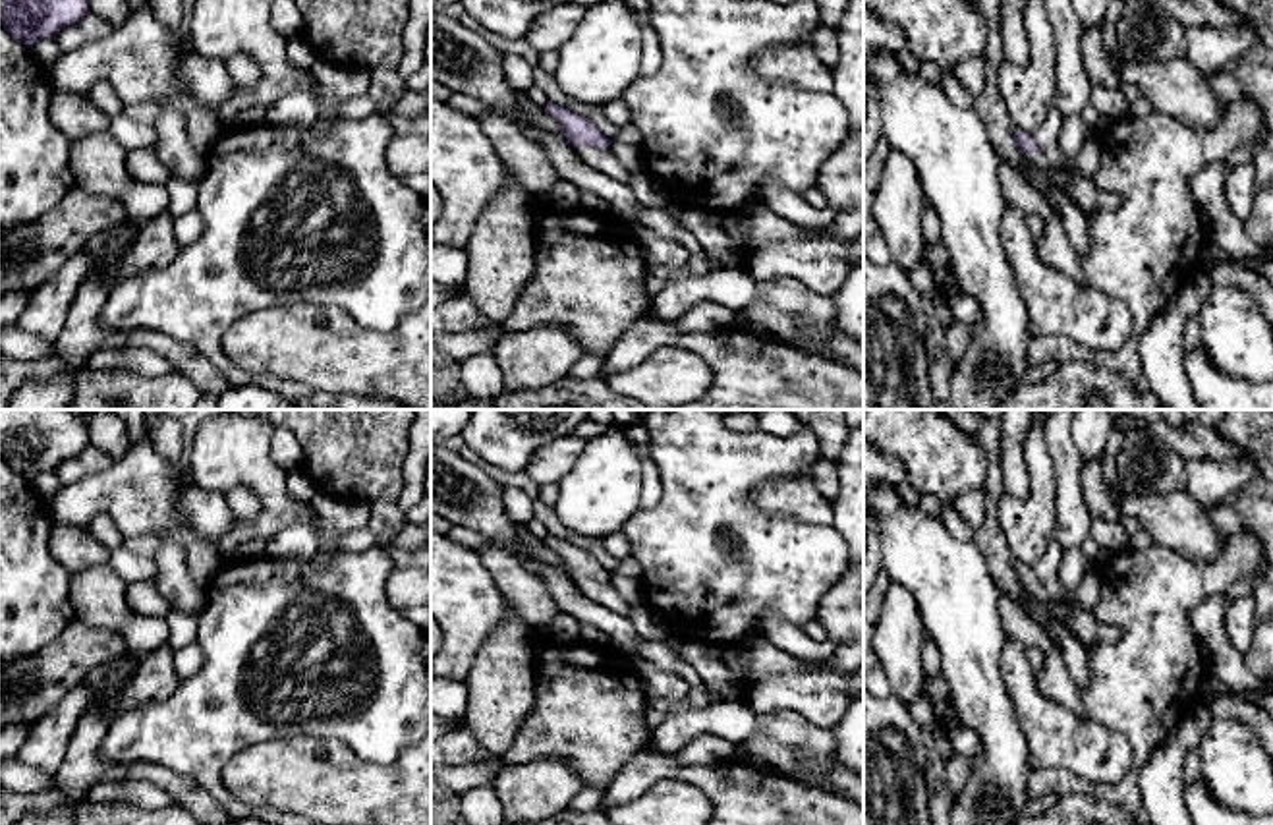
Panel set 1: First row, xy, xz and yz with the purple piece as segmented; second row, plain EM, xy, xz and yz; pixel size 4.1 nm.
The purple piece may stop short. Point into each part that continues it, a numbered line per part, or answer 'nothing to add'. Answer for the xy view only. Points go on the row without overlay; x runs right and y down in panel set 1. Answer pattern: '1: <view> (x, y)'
nothing to add

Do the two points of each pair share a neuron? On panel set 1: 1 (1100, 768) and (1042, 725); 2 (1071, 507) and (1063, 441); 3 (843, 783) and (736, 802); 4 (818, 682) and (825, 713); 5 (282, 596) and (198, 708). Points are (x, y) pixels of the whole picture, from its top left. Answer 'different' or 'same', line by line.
1: same
2: same
3: different
4: same
5: same

